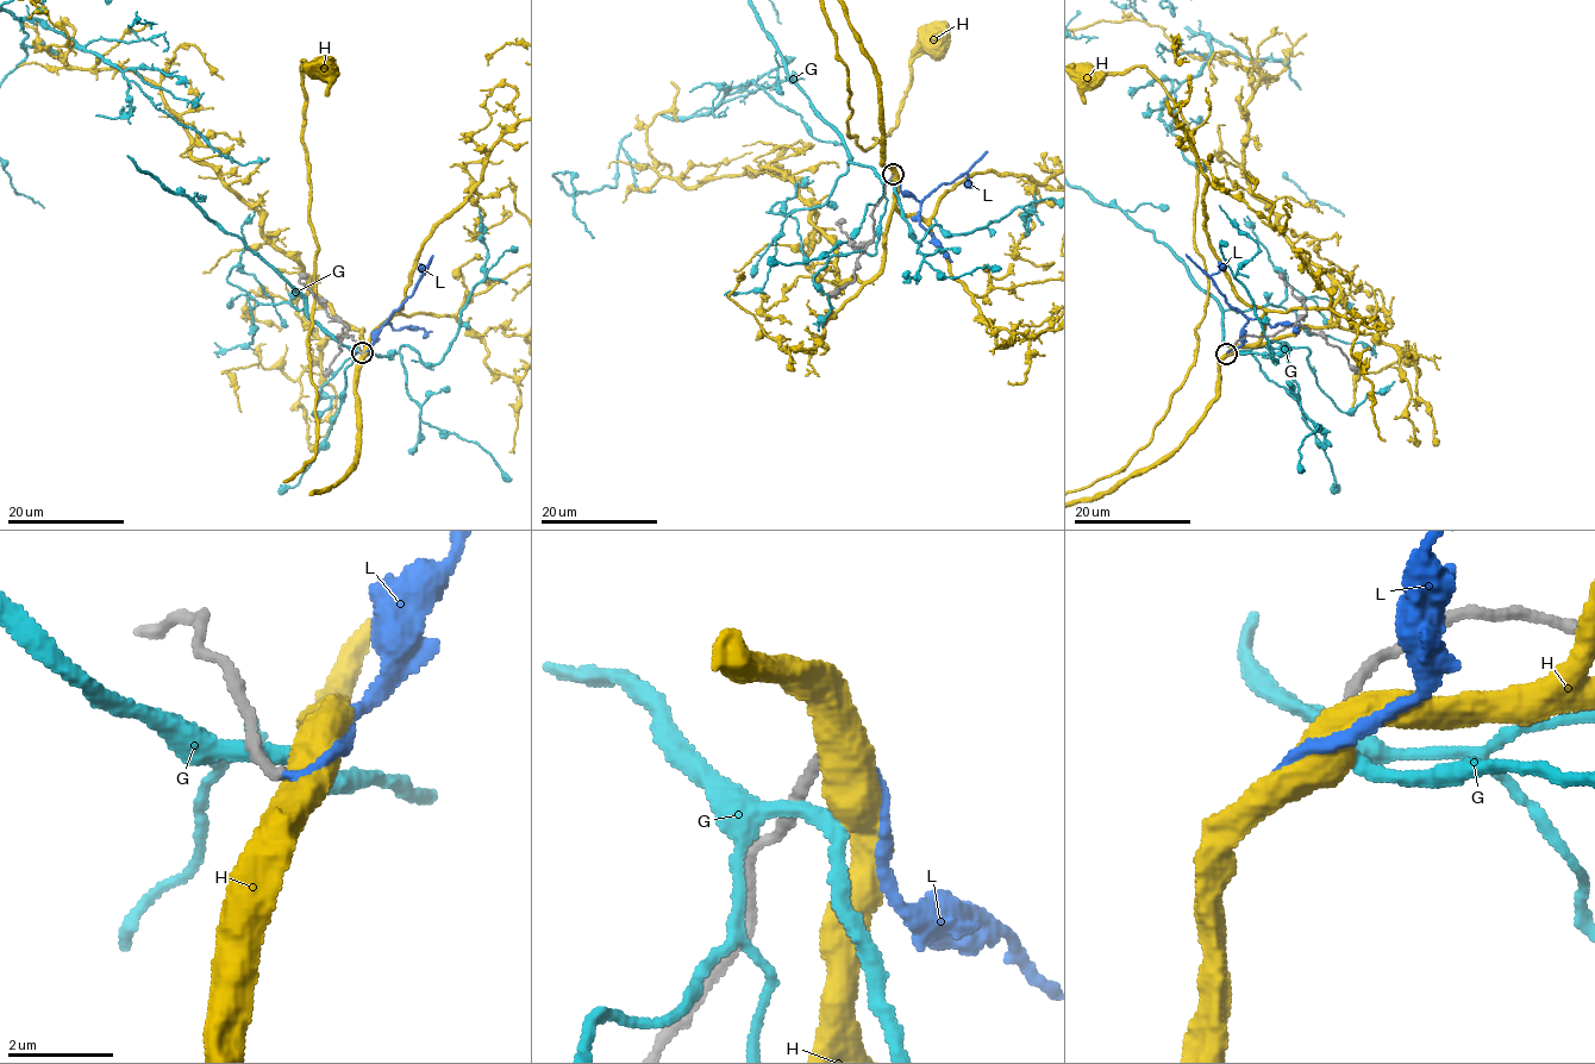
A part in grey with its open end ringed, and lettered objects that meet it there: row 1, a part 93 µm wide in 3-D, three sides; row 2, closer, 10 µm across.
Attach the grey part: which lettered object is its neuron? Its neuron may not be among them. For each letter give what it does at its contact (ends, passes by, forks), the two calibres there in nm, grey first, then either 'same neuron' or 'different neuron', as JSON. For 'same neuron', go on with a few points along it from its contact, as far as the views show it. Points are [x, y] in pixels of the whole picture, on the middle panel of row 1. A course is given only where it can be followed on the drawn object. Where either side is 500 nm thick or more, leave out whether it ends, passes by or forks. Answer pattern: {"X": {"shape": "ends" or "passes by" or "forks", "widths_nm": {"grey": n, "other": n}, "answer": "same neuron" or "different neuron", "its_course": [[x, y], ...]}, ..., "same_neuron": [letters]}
{"G": {"shape": "passes by", "widths_nm": {"grey": 300, "other": 320}, "answer": "different neuron"}, "H": {"widths_nm": {"grey": 240, "other": 550}, "answer": "different neuron"}, "L": {"shape": "ends", "widths_nm": {"grey": 240, "other": 160}, "answer": "same neuron"}, "same_neuron": ["L"]}

